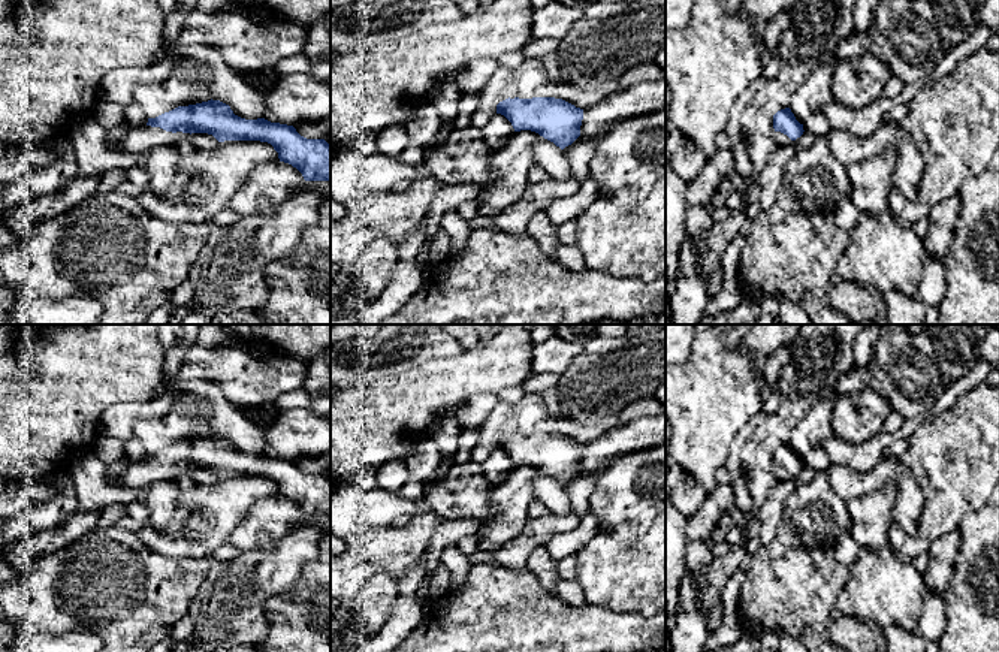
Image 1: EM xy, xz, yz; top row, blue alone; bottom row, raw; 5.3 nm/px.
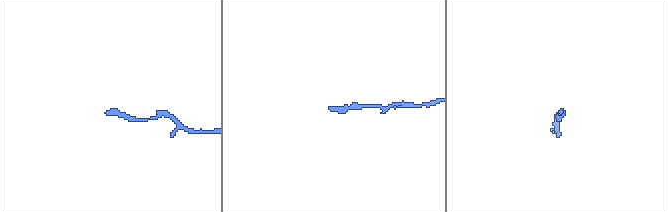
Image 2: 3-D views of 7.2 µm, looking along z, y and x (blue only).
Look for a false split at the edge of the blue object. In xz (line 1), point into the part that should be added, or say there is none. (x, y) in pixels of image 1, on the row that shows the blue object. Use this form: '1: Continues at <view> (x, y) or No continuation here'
1: No continuation here

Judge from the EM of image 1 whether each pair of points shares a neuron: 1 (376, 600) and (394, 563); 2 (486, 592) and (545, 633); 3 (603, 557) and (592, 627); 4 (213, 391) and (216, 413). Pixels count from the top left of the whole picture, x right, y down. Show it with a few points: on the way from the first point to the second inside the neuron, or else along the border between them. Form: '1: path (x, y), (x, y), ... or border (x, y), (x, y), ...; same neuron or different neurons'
1: border (370, 576), (388, 573), (397, 582); different neurons
2: path (501, 601), (509, 601), (530, 622); same neuron
3: border (588, 601), (616, 612), (630, 613); different neurons
4: path (213, 397), (216, 407); same neuron

